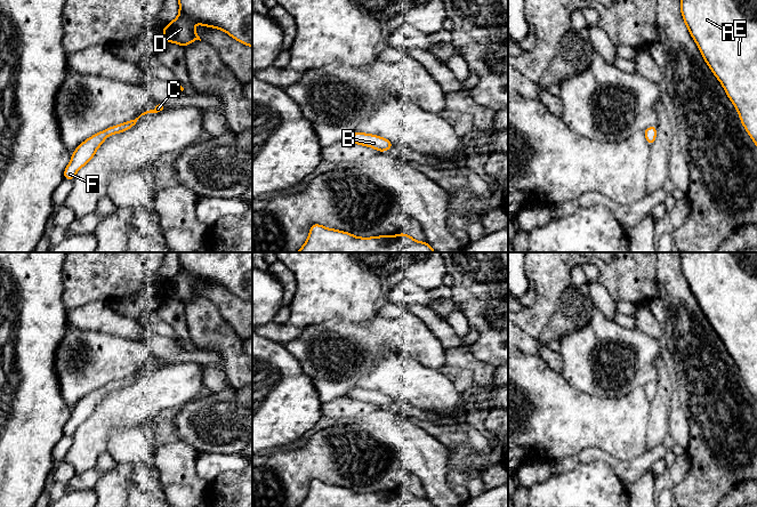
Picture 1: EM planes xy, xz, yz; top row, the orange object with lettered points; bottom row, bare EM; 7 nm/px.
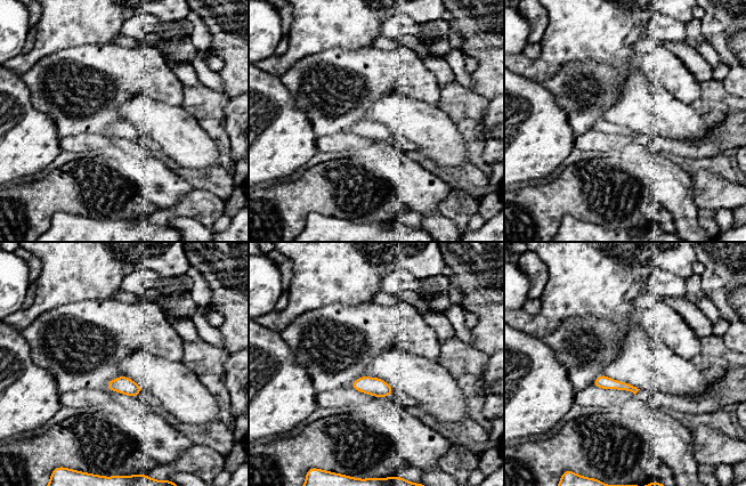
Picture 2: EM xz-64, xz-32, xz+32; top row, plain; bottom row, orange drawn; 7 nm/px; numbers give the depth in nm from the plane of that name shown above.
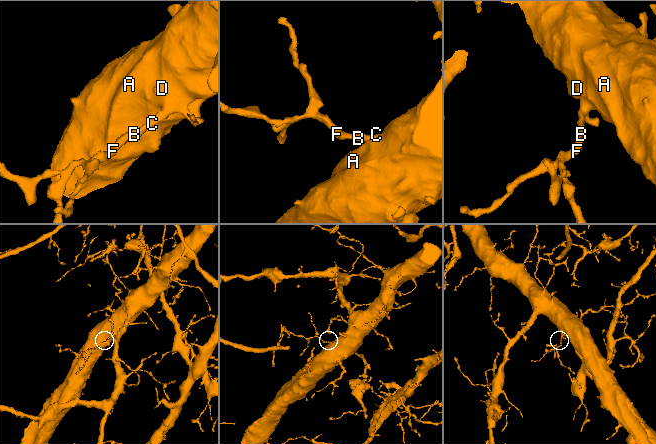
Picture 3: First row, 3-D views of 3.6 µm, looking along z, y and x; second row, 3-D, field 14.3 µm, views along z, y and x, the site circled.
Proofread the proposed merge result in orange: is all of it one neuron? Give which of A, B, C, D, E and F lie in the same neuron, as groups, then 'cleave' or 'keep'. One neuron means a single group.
A B C D E F | keep

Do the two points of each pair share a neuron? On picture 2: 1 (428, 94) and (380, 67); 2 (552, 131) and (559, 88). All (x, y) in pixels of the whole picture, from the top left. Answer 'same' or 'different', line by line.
1: same
2: different

